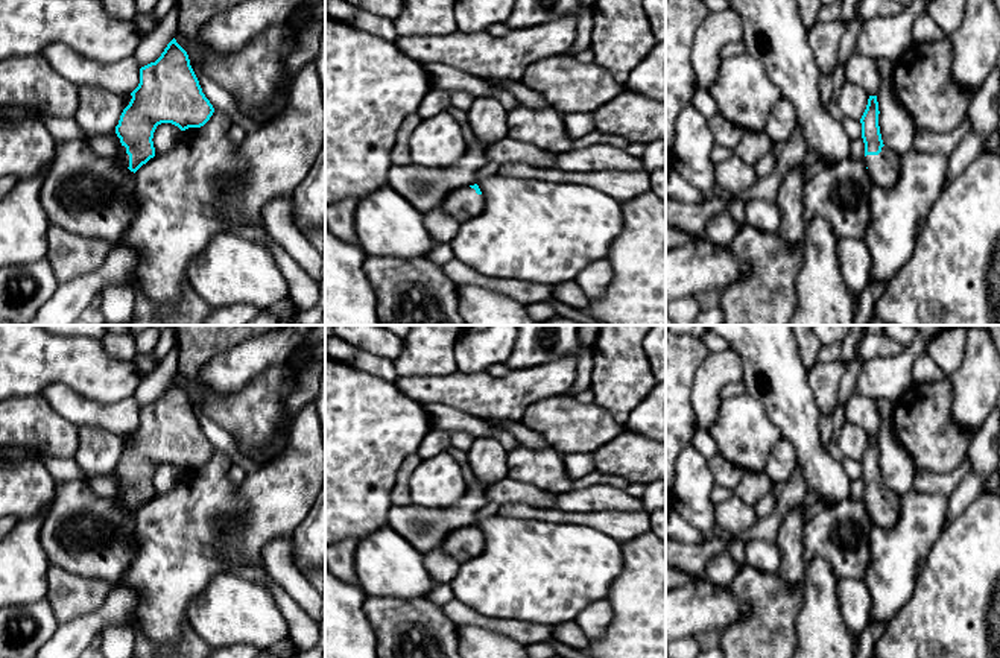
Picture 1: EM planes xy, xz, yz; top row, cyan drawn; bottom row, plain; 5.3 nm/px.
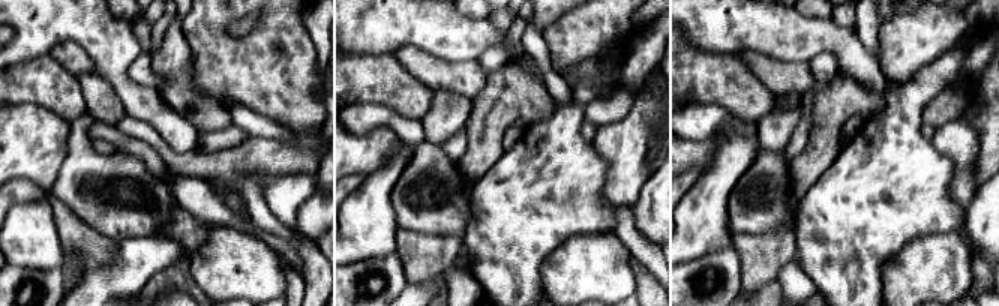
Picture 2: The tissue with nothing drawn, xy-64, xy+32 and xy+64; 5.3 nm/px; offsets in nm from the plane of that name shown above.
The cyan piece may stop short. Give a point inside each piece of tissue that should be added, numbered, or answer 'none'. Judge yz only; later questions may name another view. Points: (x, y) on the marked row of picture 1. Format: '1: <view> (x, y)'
1: yz (885, 167)

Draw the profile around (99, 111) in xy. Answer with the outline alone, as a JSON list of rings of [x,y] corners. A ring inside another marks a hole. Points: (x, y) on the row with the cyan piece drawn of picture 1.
[[[79,85],[79,108],[74,120],[84,132],[84,140],[108,135],[116,131],[125,109],[122,96],[94,85]]]

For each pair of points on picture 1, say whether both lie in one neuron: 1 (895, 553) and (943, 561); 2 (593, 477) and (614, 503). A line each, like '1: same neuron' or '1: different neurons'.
1: different neurons
2: different neurons

